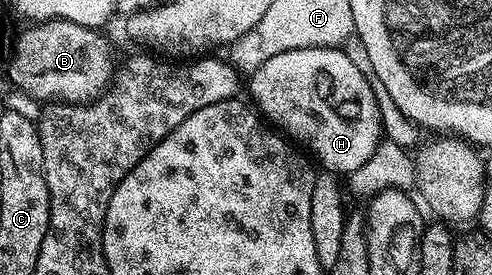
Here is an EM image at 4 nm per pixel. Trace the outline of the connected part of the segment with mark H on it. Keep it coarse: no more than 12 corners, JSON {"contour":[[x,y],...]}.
{"contour":[[340,47],[275,54],[256,111],[326,172],[383,140],[375,95]]}

